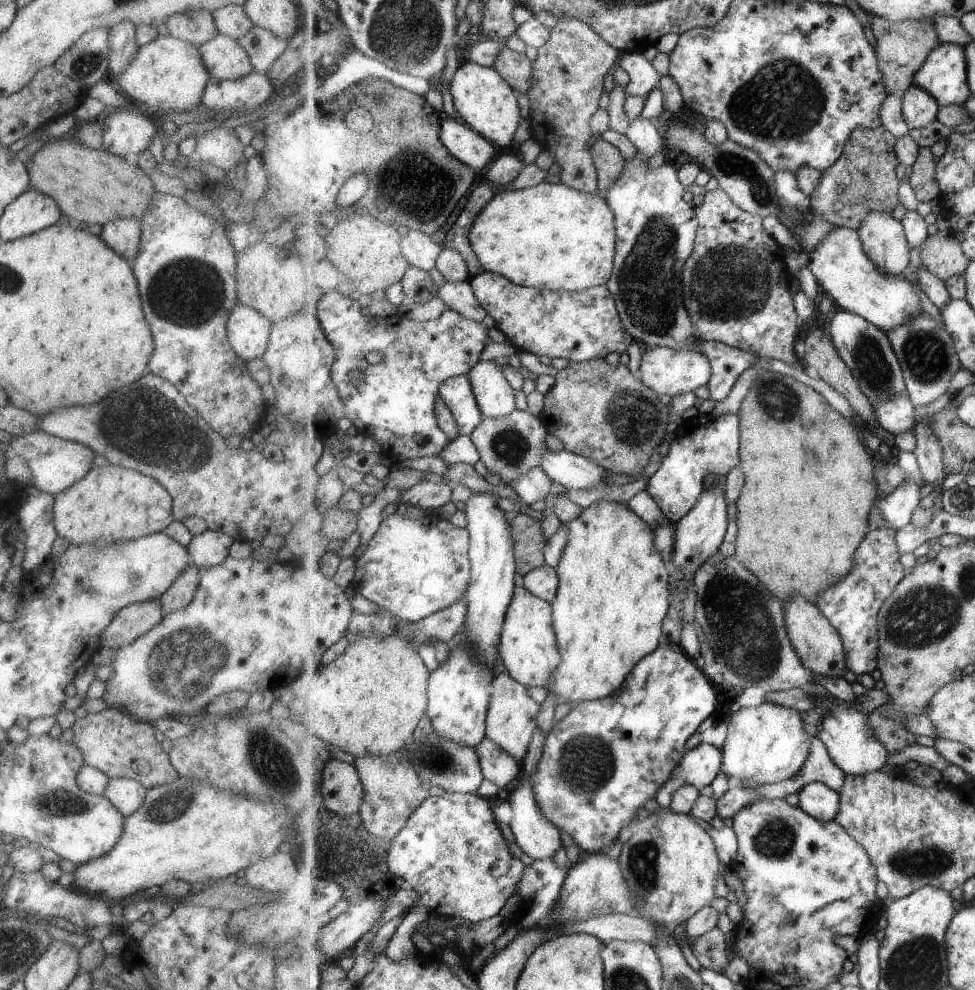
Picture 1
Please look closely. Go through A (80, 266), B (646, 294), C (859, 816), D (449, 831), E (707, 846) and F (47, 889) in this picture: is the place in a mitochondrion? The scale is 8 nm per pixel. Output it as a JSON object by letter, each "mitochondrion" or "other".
{"A":"other","B":"mitochondrion","C":"other","D":"other","E":"other","F":"other"}

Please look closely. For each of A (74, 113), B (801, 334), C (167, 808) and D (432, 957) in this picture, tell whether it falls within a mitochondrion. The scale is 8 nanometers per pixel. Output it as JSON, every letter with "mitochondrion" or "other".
{"A":"other","B":"other","C":"mitochondrion","D":"other"}

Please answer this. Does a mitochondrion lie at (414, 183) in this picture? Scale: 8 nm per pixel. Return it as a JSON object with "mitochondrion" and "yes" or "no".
{"mitochondrion":"yes"}

